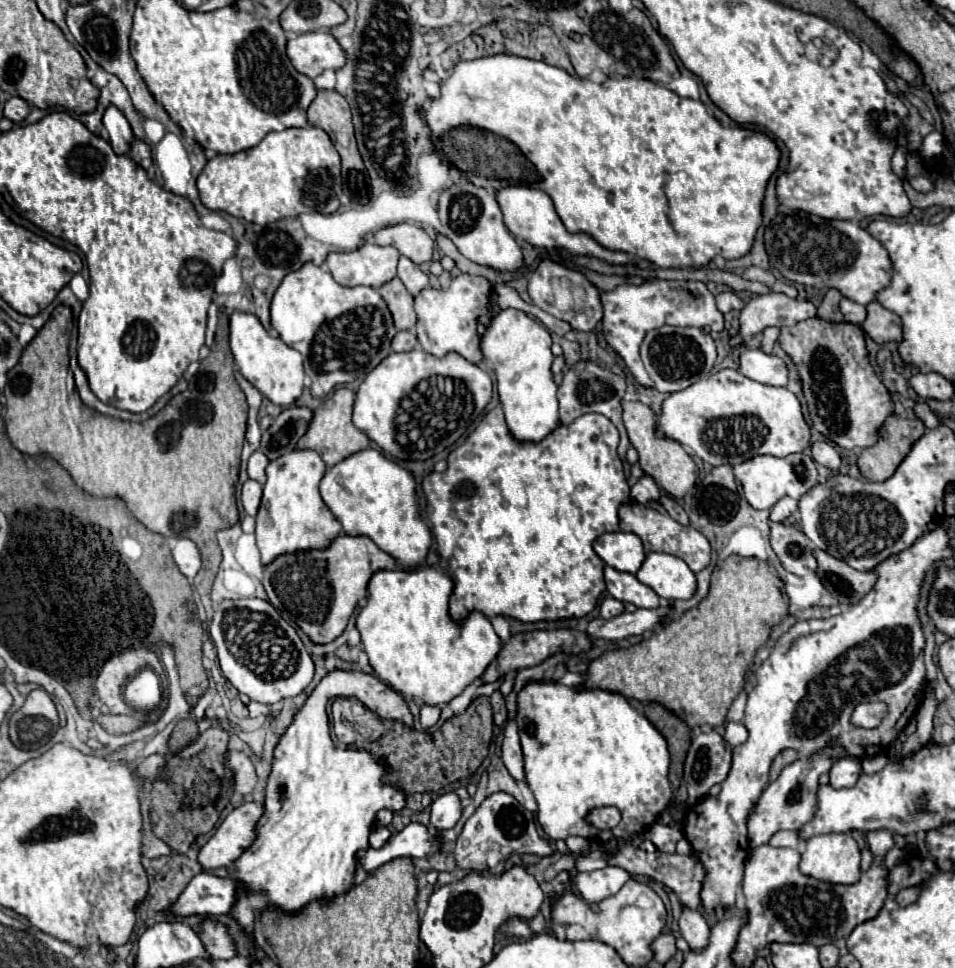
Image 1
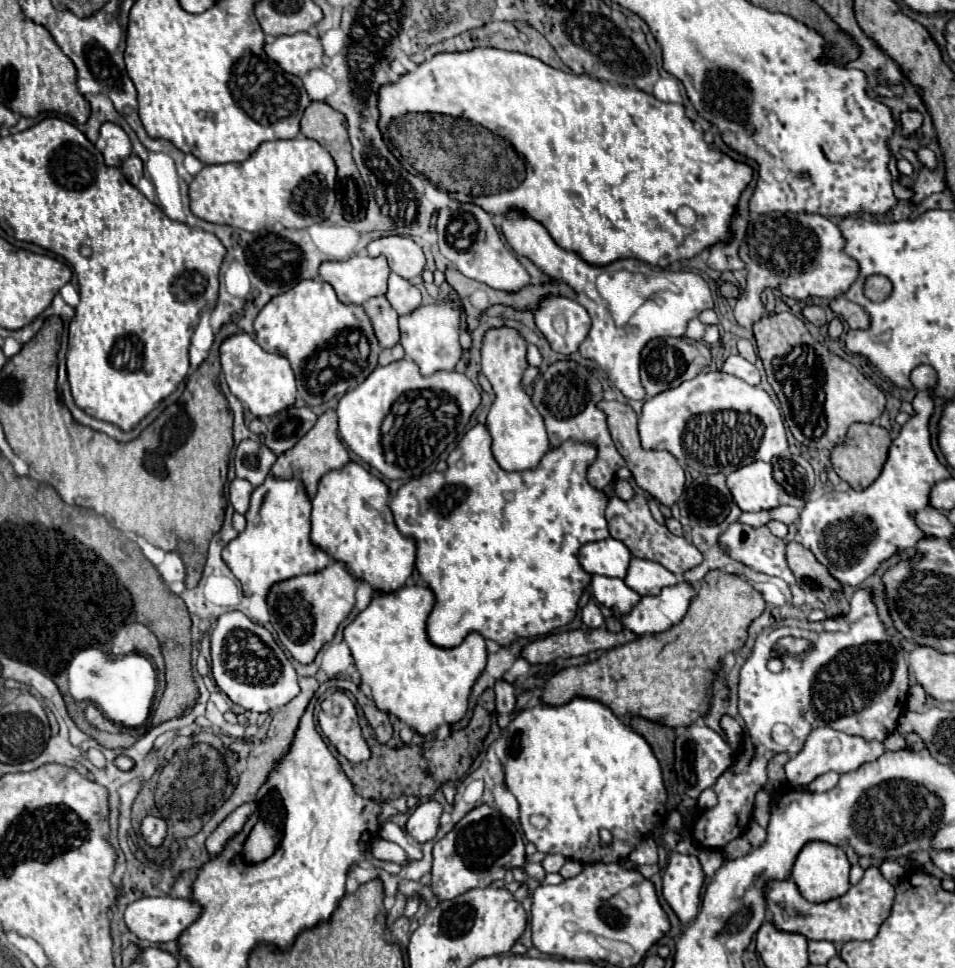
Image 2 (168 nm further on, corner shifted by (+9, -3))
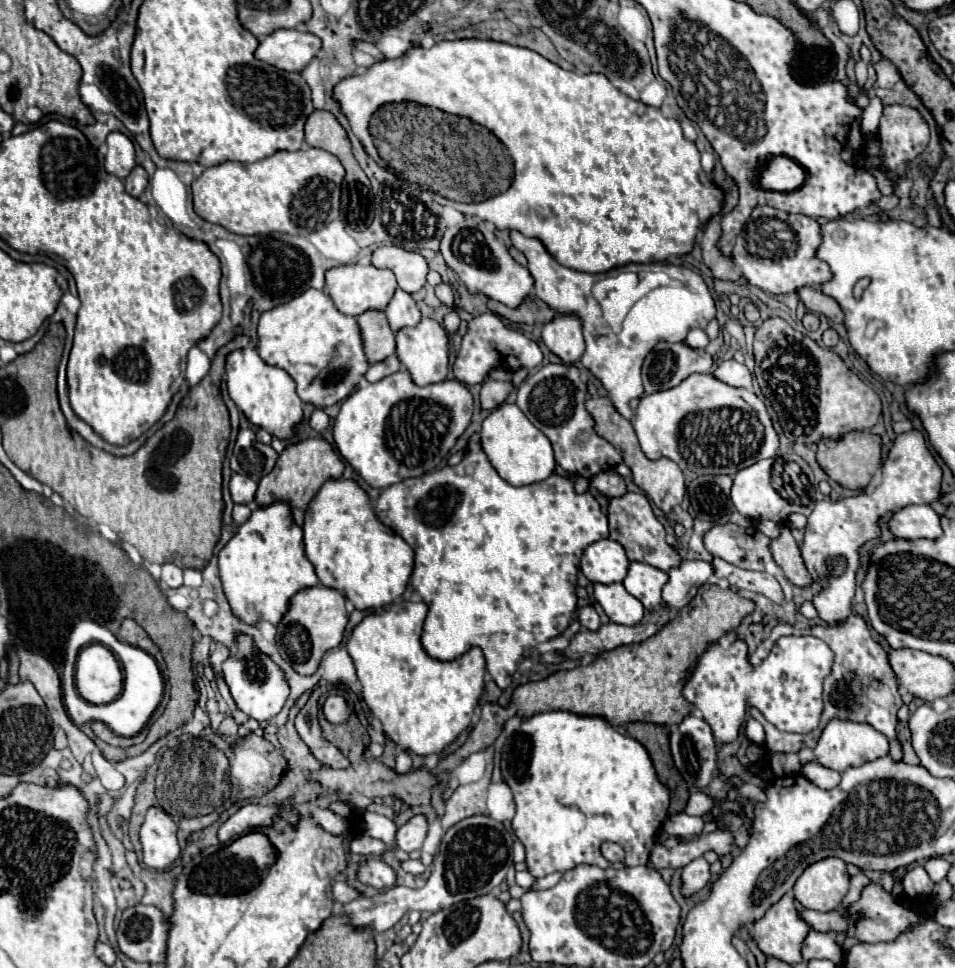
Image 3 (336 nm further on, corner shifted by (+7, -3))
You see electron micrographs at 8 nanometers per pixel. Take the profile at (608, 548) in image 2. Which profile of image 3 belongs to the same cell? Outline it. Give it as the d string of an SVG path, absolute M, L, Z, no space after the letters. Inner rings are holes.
M599 540L591 544L581 558L581 572L589 582L615 584L627 576L629 560L623 546L615 540Z

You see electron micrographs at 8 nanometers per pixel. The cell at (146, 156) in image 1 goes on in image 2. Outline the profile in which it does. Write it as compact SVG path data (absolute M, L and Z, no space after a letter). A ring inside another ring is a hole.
M131 154L131 156L121 164L121 172L125 172L127 180L129 180L133 186L137 186L139 178L143 176L143 162L141 162L141 158L139 158L137 154Z

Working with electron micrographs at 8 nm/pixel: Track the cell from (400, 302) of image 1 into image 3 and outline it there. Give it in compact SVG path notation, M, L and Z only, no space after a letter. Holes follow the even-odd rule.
M363 312L357 316L361 328L363 350L369 364L381 362L395 352L395 334L387 328L387 316L383 312Z

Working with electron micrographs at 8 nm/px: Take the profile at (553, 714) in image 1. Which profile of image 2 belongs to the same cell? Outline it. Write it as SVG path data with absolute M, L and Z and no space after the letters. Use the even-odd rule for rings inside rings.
M573 698L567 704L561 706L549 706L549 704L537 704L529 710L521 710L507 726L509 738L507 738L507 762L505 762L505 784L511 790L511 794L517 798L519 802L519 810L521 810L521 828L525 832L525 838L529 842L533 842L537 846L537 850L547 852L547 854L563 854L565 858L573 858L579 862L625 862L629 852L661 822L665 820L665 802L667 802L667 794L665 794L665 786L663 786L663 774L661 774L661 766L651 750L651 746L647 744L647 740L637 734L635 730L631 730L629 726L625 726L607 706L603 706L597 700L591 698ZM599 828L607 828L613 834L613 842L609 848L603 848L601 838L599 838Z

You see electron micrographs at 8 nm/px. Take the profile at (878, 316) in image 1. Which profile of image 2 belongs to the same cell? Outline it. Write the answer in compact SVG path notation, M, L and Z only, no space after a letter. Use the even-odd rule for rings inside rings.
M839 296L837 300L831 300L831 310L837 316L843 316L843 320L851 326L851 328L861 328L867 330L871 326L871 316L867 314L867 310L851 300L847 300L845 296Z

